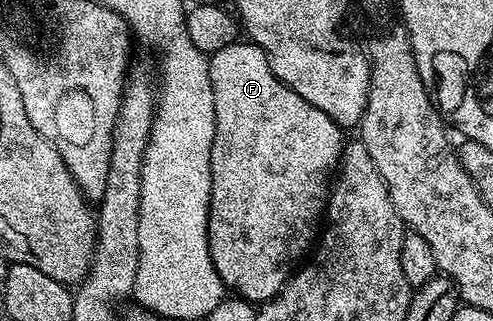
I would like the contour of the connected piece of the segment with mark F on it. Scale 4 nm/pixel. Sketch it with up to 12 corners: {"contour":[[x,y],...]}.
{"contour":[[257,45],[209,59],[207,237],[271,300],[320,235],[345,132]]}

